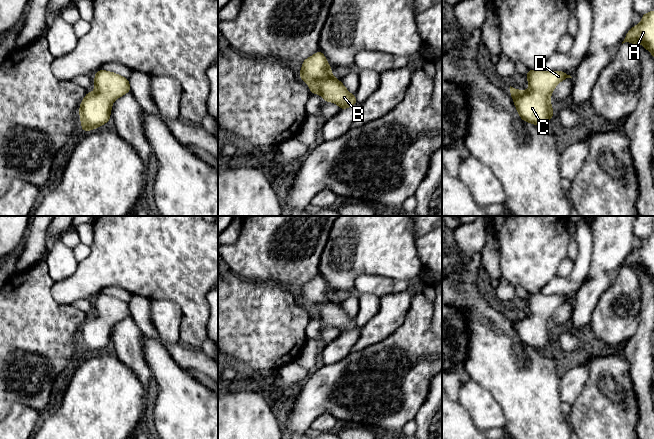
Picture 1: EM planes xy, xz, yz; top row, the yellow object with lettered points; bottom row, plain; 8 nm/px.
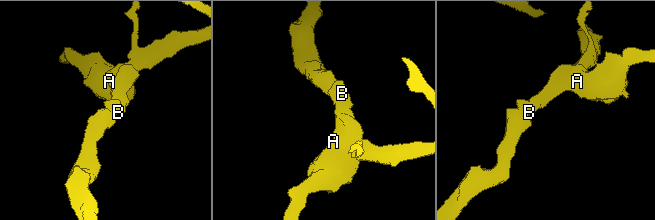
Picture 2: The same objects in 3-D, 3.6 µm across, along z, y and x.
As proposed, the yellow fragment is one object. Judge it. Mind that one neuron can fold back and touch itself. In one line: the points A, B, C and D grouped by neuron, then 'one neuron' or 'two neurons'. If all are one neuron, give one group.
groups A B C D; one neuron

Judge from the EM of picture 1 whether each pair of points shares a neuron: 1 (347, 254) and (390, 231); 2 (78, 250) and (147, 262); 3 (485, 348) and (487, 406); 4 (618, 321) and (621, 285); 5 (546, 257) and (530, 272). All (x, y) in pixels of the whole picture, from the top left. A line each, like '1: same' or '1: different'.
1: same
2: different
3: different
4: same
5: same

